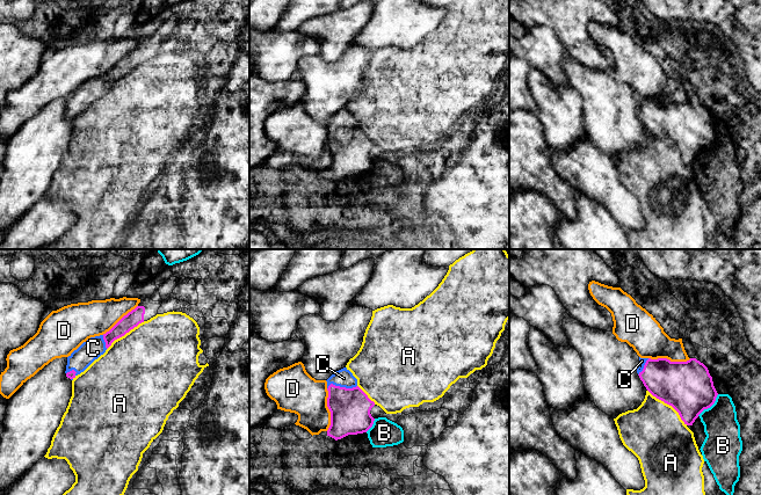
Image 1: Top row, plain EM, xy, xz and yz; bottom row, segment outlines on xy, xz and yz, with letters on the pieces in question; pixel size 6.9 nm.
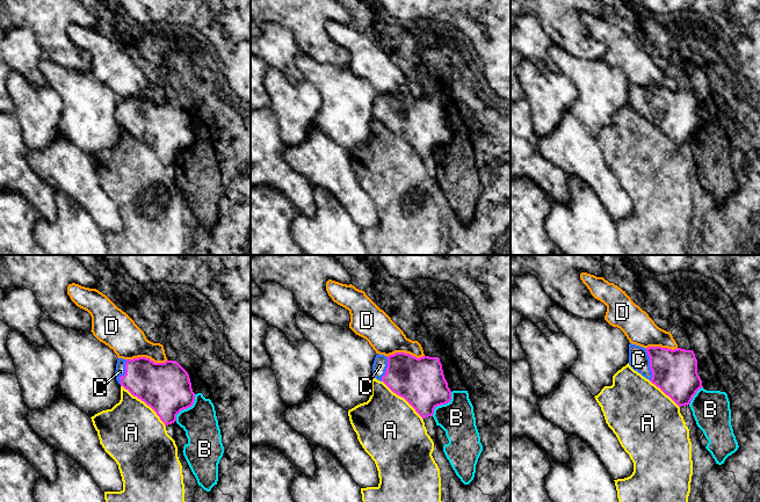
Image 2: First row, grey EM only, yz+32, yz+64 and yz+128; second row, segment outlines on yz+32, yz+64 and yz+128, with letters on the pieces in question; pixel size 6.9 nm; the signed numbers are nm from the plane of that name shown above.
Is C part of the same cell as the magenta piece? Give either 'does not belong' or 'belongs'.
belongs

